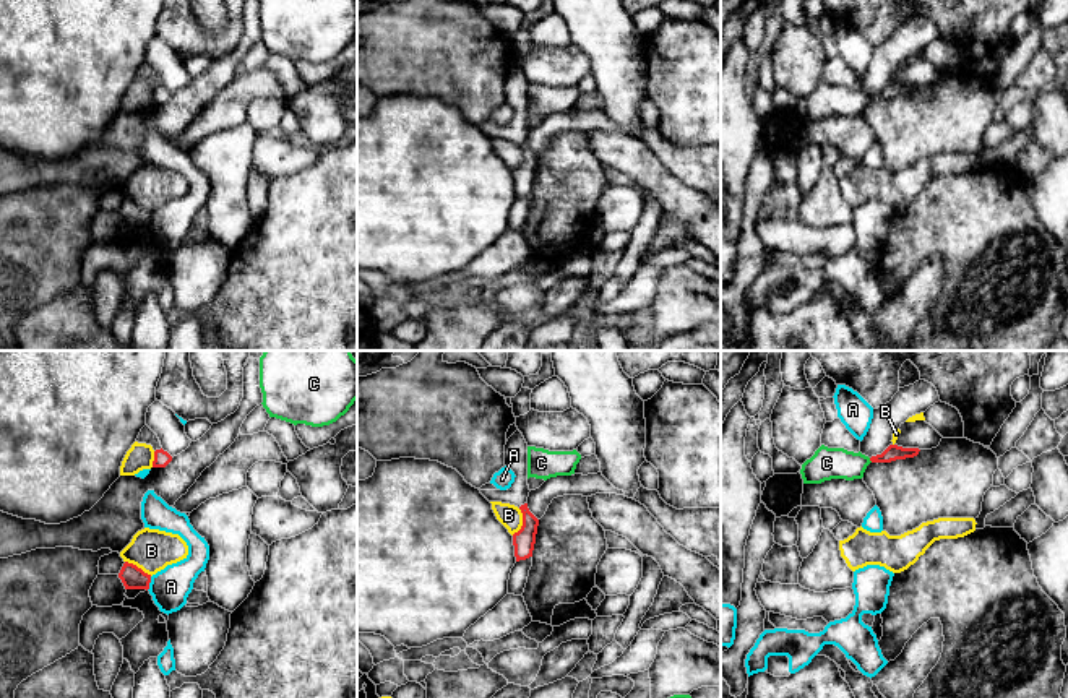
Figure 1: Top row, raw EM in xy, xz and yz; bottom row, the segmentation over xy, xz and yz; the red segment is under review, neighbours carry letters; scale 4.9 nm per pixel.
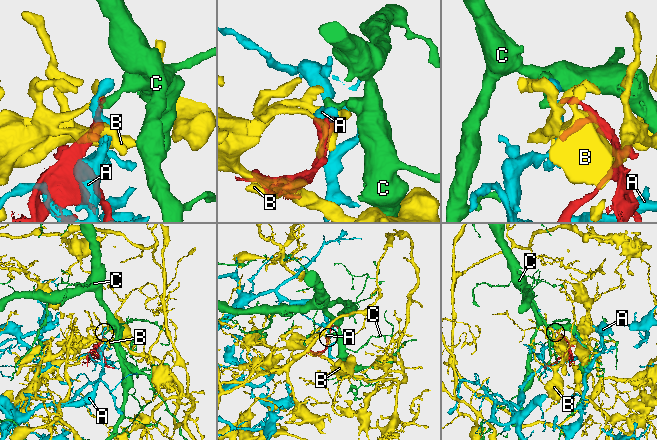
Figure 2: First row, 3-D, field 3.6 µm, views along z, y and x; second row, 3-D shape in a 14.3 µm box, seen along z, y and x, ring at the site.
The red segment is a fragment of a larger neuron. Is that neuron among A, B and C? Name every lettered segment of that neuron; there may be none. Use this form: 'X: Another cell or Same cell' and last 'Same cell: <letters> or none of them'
A: Another cell
B: Another cell
C: Same cell
Same cell: C

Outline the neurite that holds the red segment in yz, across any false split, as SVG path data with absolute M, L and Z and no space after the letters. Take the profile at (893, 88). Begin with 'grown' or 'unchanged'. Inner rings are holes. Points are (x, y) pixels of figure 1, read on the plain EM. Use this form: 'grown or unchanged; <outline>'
grown; M821 81L815 91L802 101L800 110L803 120L821 120L831 115L862 115L870 99L891 99L896 96L914 94L919 84L902 84L889 81L881 91L865 93L860 88L847 88L844 84L828 84Z

